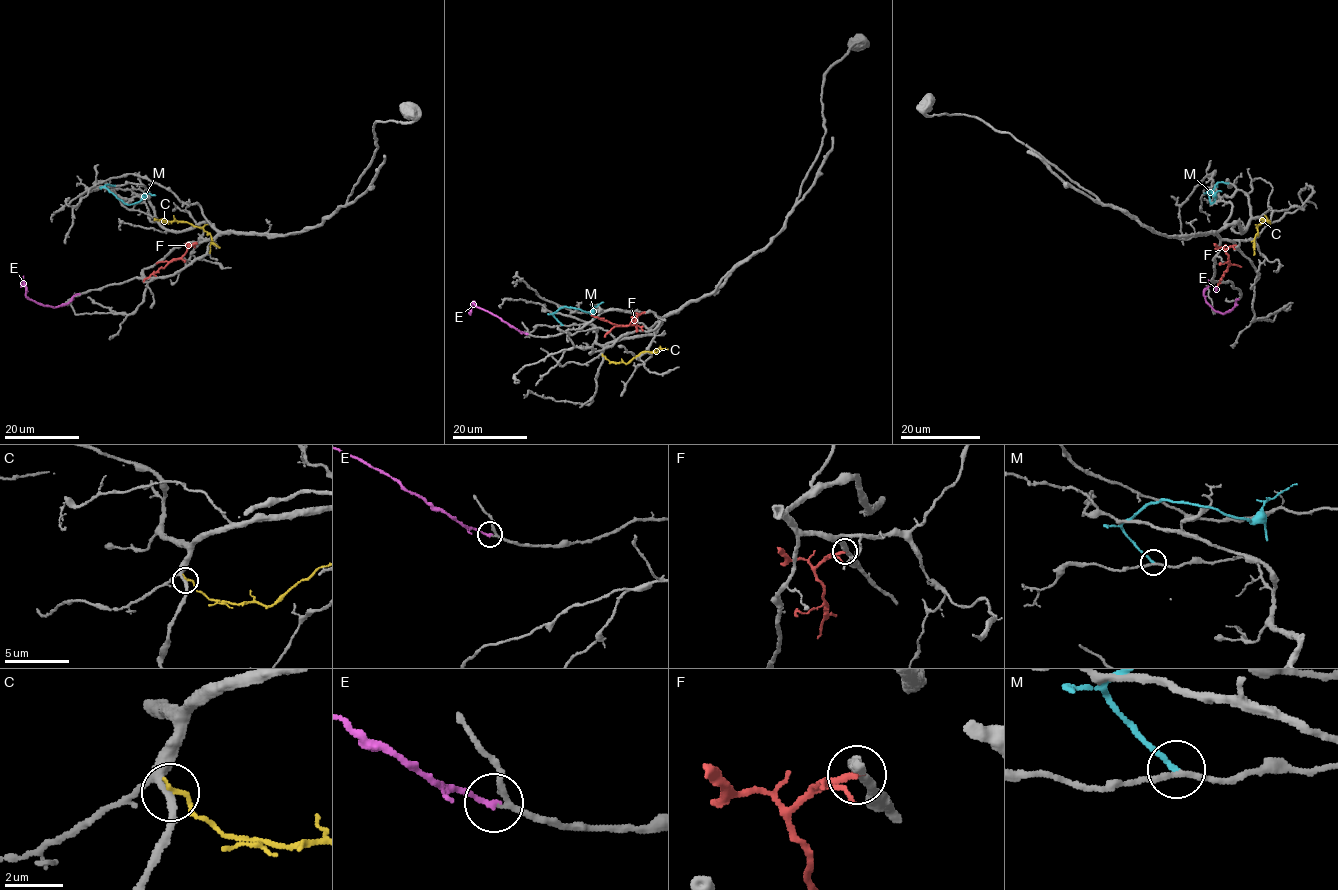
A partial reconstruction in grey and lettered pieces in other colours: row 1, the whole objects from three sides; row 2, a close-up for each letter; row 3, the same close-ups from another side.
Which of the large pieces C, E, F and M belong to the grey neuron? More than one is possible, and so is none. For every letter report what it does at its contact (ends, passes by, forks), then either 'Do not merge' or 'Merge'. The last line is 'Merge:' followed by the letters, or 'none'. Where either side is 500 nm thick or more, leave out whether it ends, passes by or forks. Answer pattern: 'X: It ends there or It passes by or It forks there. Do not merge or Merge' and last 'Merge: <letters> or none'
C: It ends there. Do not merge
E: It ends there. Merge
F: It ends there. Do not merge
M: It ends there. Do not merge
Merge: E

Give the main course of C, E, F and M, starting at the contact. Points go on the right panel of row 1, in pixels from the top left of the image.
C: (1261, 219), (1269, 221), (1256, 228), (1253, 255)
E: (1237, 299), (1231, 309), (1220, 313), (1205, 300), (1203, 291), (1211, 285), (1214, 291)
F: (1234, 245), (1225, 253), (1229, 265), (1217, 285)
M: (1227, 183), (1219, 182), (1209, 192), (1211, 203), (1214, 197), (1208, 191), (1203, 193)

